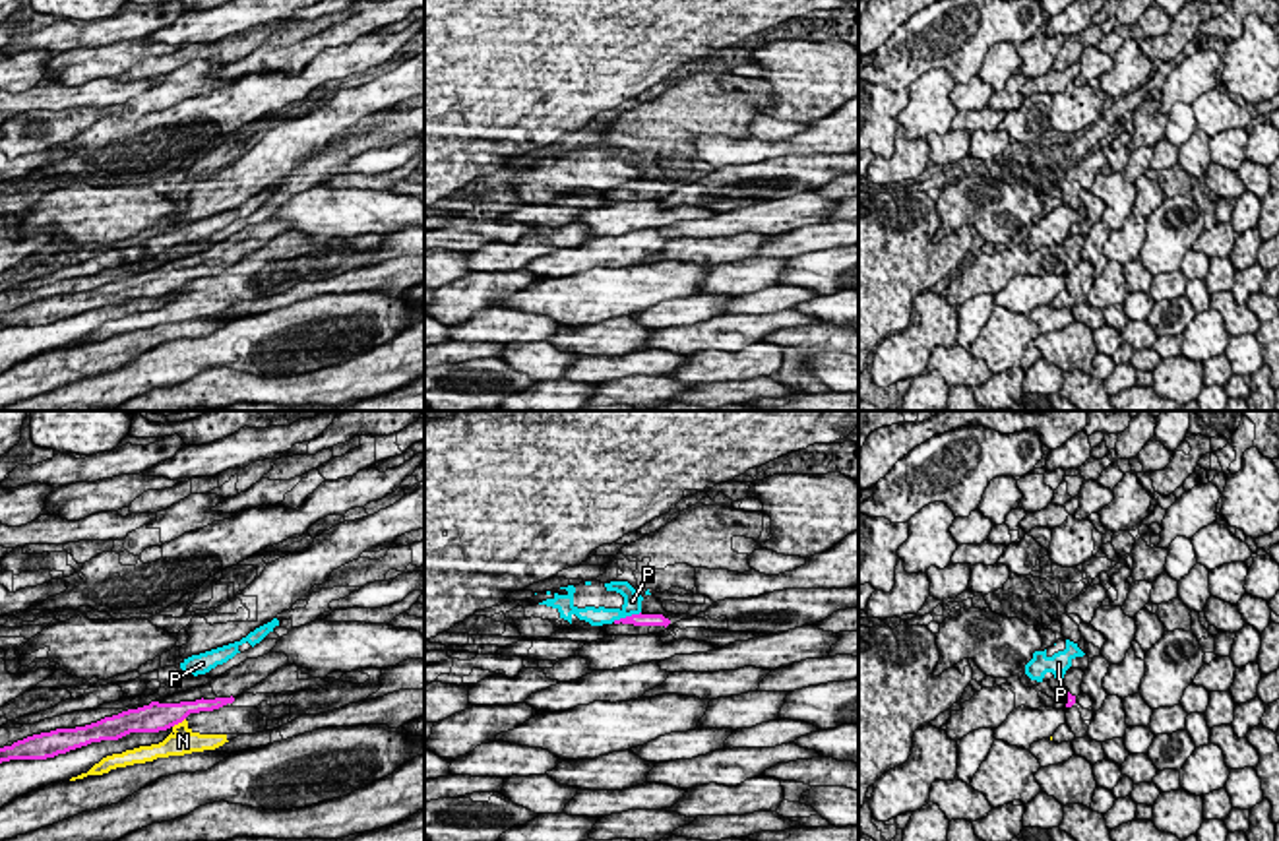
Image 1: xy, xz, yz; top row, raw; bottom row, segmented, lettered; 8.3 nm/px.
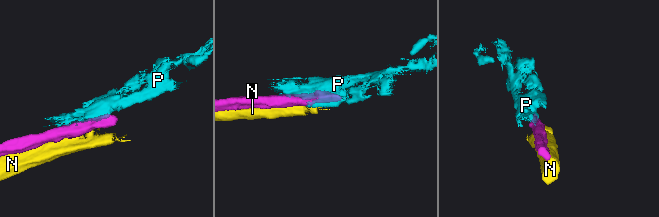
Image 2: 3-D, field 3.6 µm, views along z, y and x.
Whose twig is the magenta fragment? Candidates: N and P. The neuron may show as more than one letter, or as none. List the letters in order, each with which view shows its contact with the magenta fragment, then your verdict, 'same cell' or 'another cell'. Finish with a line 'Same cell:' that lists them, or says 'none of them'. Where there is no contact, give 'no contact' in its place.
N: xy | another cell
P: xz | another cell
Same cell: none of them

